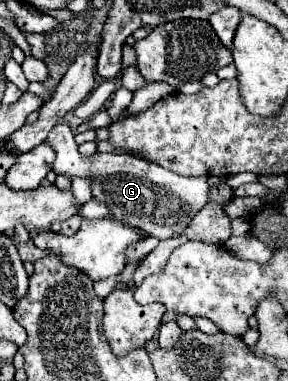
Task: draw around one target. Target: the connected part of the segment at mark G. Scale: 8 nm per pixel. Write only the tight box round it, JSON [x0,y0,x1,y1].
[45,124,209,240]

